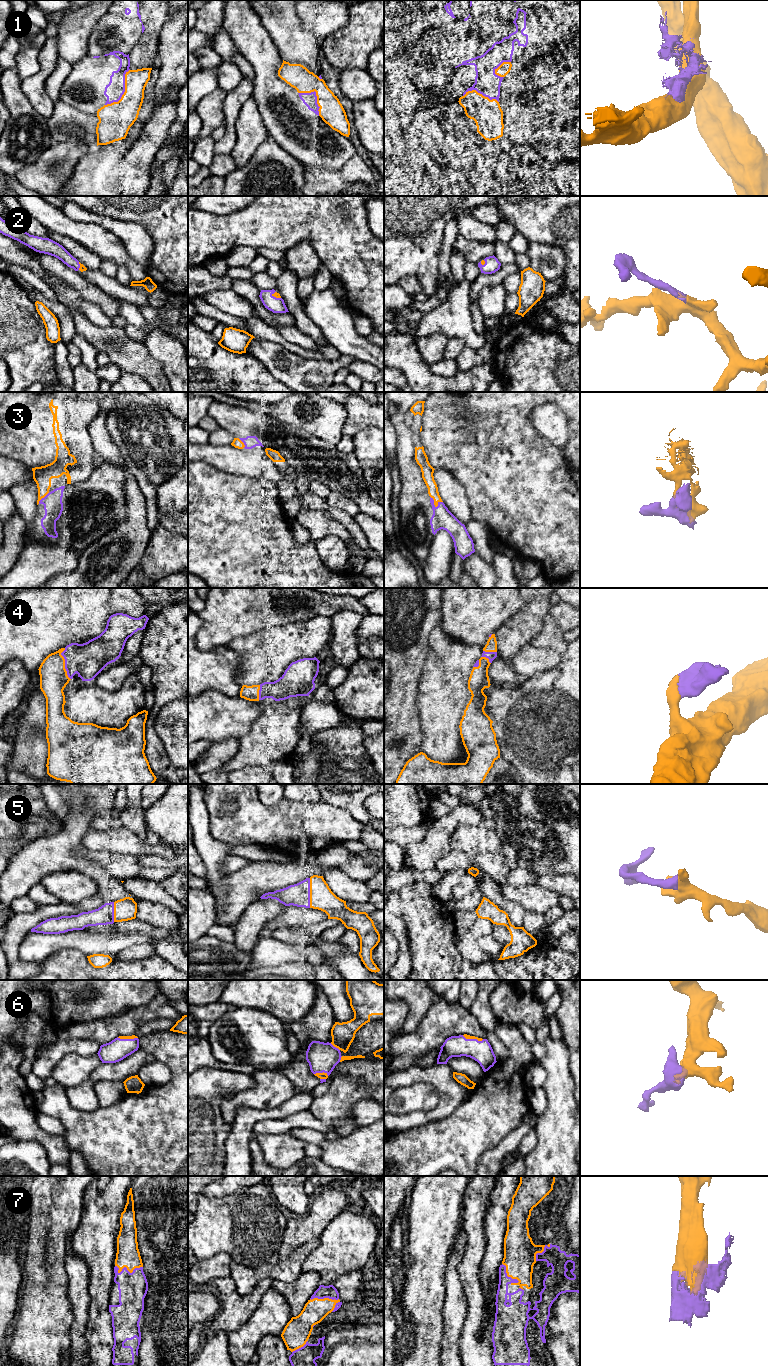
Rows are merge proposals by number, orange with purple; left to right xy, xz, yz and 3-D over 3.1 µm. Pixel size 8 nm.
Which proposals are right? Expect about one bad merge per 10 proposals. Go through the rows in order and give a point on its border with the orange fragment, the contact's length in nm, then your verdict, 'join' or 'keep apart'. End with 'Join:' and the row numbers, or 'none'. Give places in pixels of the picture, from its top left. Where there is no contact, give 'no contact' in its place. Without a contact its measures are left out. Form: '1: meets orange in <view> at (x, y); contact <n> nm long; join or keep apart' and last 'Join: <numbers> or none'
1: meets orange in xy at (125, 91); contact 360 nm long; join
2: meets orange in xz at (276, 297); contact 90 nm long; join
3: meets orange in yz at (435, 505); contact 120 nm long; join
4: meets orange in xy at (64, 664); contact 260 nm long; join
5: meets orange in xz at (310, 893); contact 240 nm long; join
6: meets orange in yz at (473, 1038); contact 180 nm long; join
7: meets orange in xz at (325, 1298); contact 240 nm long; join
Join: 1, 2, 3, 4, 5, 6, 7

